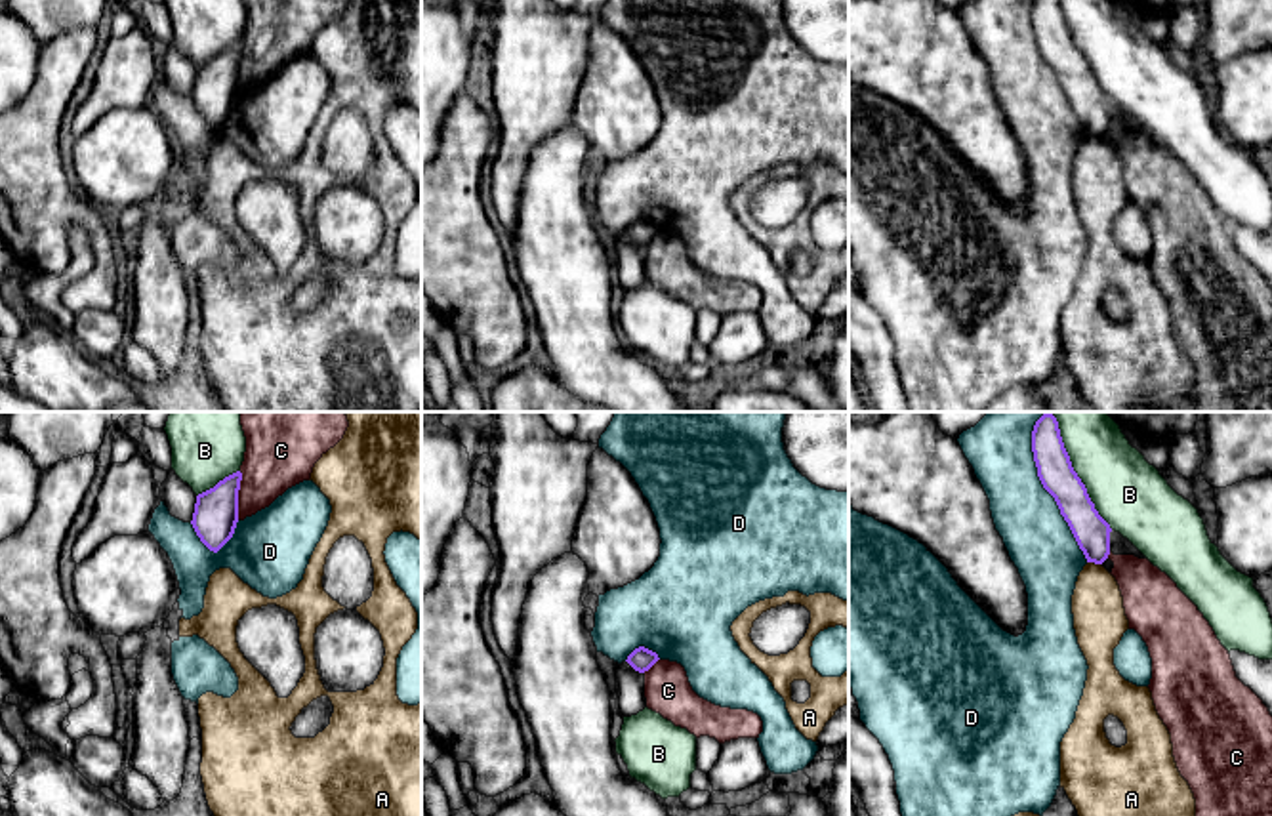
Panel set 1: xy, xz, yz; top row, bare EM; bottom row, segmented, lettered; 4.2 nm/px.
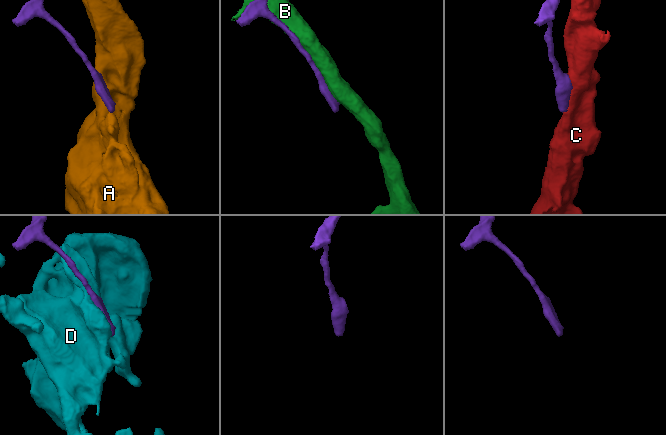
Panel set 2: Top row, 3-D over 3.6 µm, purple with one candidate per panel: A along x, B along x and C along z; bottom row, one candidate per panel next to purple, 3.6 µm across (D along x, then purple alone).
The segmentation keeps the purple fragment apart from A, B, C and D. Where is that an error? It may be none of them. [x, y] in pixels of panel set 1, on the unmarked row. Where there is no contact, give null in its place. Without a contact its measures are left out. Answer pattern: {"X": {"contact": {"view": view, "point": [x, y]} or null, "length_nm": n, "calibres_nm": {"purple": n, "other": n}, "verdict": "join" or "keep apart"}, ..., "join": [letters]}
{"A": {"contact": {"view": "yz", "point": [1095, 136]}, "length_nm": 70, "calibres_nm": {"purple": 150, "other": 220}, "verdict": "keep apart"}, "B": {"contact": {"view": "yz", "point": [1080, 52]}, "length_nm": 500, "calibres_nm": {"purple": 150, "other": 300}, "verdict": "keep apart"}, "C": {"contact": {"view": "xy", "point": [237, 69]}, "length_nm": 200, "calibres_nm": {"purple": 190, "other": 280}, "verdict": "keep apart"}, "D": {"contact": {"view": "yz", "point": [1049, 65]}, "length_nm": 600, "calibres_nm": {"purple": 150, "other": 280}, "verdict": "keep apart"}, "join": []}

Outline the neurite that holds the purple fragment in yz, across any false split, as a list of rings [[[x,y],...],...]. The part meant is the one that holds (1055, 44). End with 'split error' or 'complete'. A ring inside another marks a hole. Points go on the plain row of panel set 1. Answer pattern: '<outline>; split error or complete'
[[[1034,0],[1032,25],[1043,61],[1055,71],[1087,135],[1110,128],[1110,97],[1098,88],[1085,57],[1072,40],[1058,0]]]; complete

